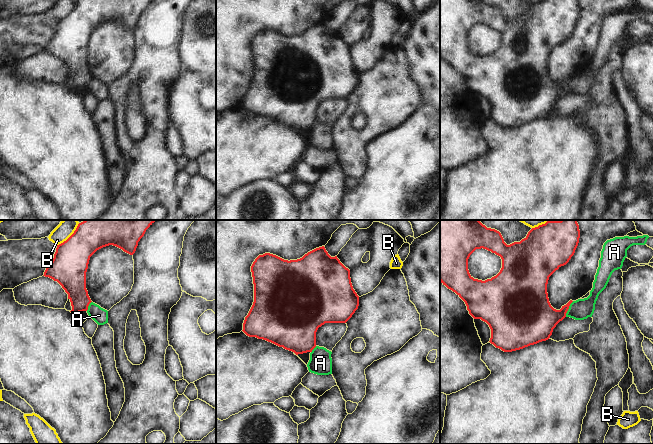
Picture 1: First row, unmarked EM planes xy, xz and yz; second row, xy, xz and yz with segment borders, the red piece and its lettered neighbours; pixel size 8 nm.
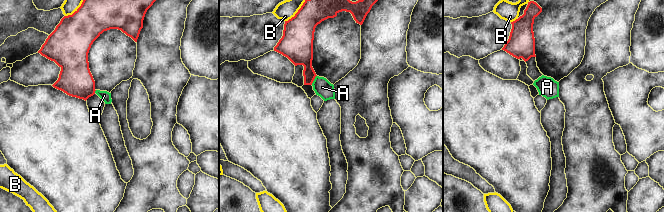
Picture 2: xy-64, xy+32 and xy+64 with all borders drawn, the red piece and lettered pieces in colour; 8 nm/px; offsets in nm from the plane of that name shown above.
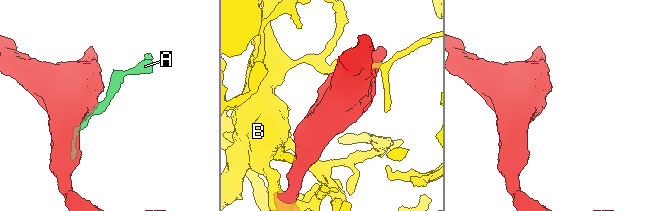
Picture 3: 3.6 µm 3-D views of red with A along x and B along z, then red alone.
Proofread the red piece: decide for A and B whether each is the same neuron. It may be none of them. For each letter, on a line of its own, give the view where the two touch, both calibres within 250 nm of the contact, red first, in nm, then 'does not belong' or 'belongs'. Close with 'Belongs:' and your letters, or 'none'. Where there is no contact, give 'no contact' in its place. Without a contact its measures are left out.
A: yz | 280/170 nm | does not belong
B: xy | 280/140 nm | does not belong
Belongs: none

